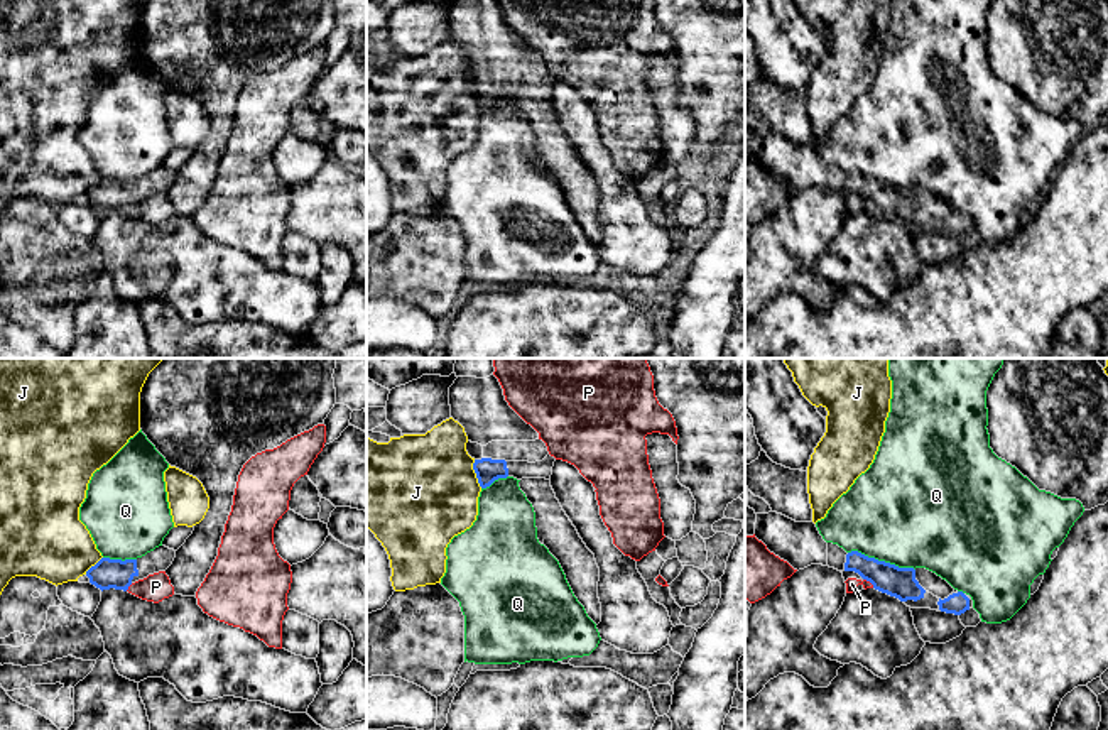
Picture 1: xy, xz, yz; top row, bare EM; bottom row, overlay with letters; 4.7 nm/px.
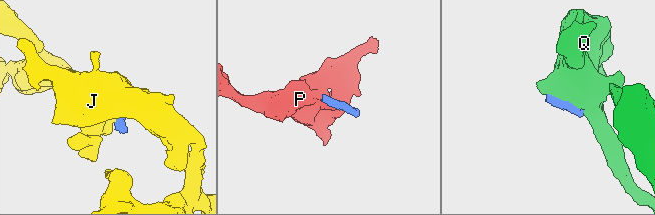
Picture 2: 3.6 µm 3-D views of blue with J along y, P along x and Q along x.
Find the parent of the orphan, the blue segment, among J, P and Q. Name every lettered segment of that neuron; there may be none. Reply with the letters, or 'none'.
none

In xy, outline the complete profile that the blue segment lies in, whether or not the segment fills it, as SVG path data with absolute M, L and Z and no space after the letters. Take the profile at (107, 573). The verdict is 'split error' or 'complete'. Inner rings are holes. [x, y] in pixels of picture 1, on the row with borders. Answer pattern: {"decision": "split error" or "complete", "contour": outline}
{"decision": "split error", "contour": "M159 546L137 559L110 559L101 558L95 566L86 571L90 583L103 590L123 590L149 575L166 571L176 558L176 551Z"}

